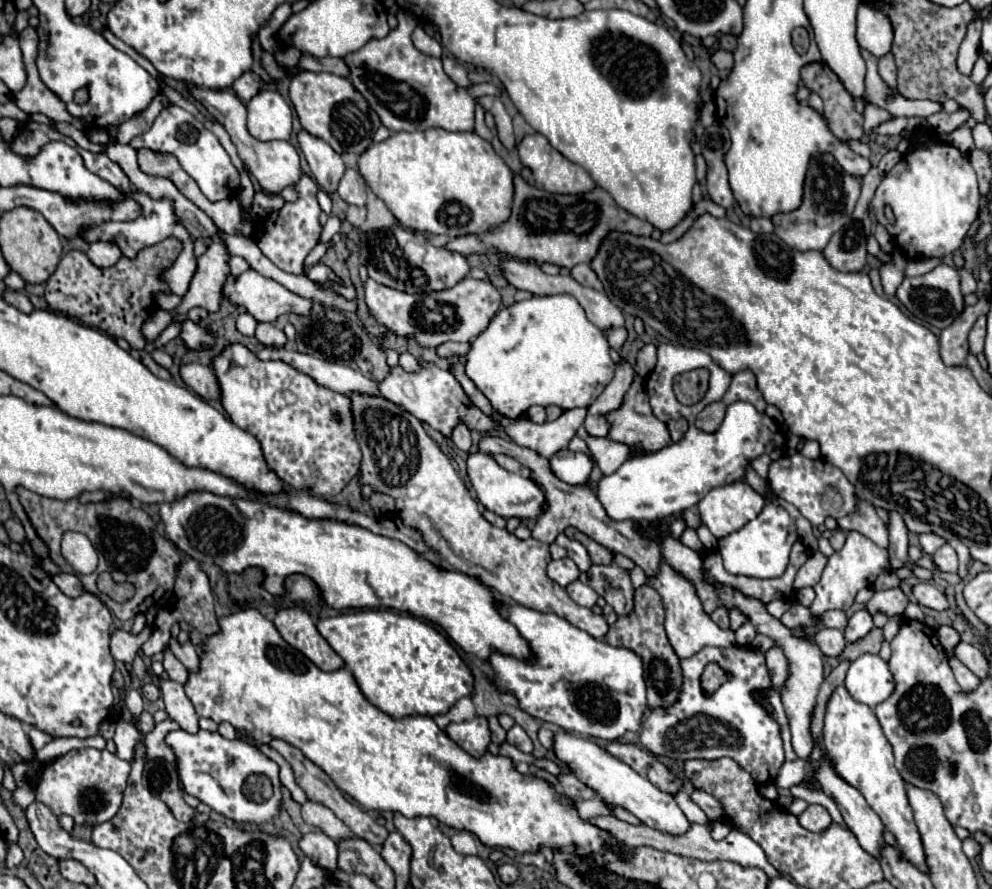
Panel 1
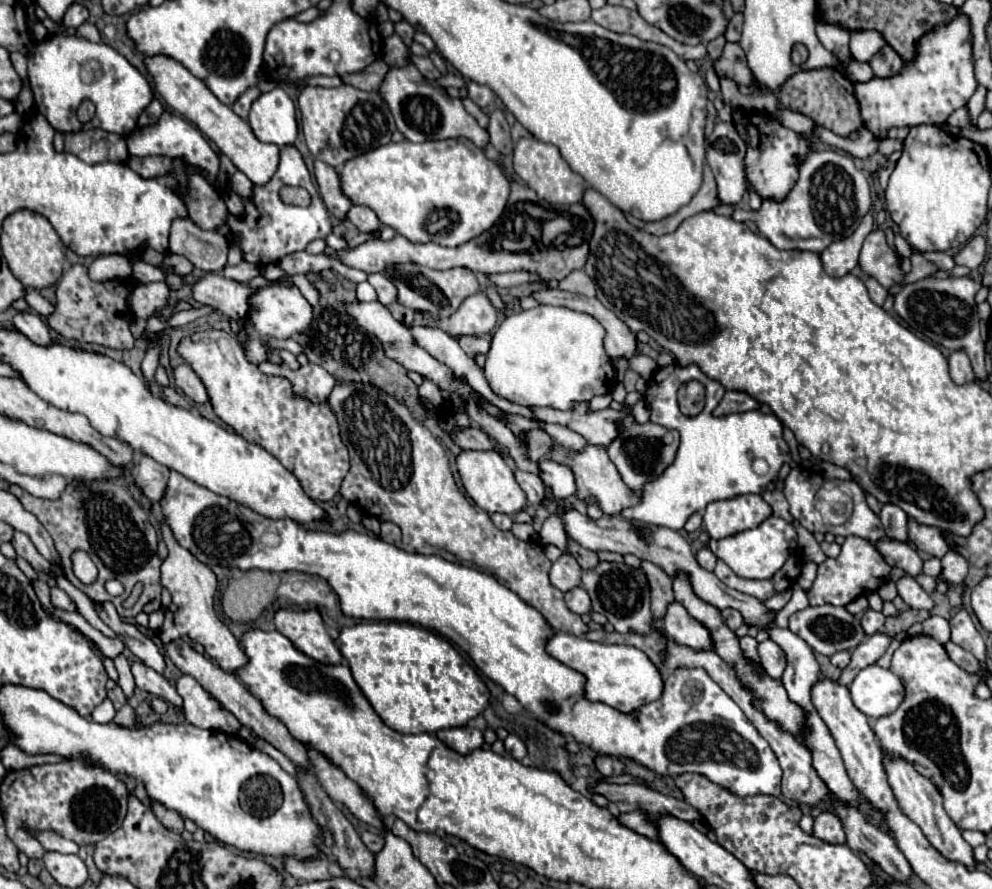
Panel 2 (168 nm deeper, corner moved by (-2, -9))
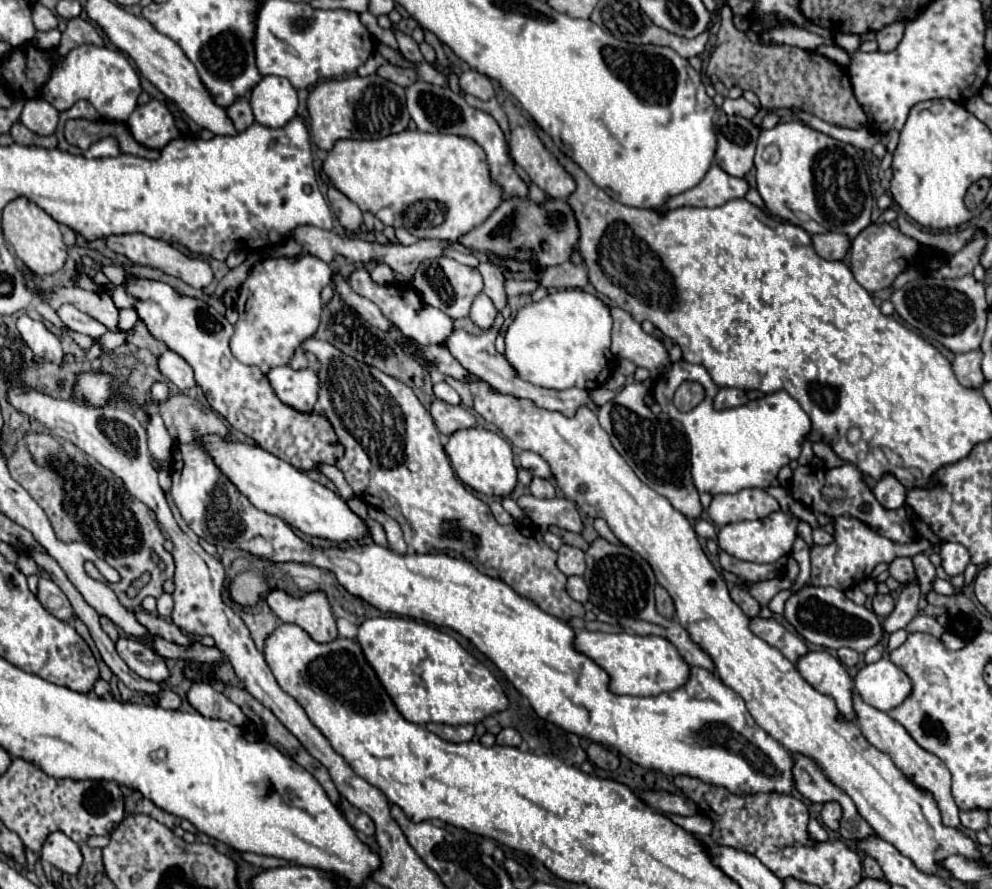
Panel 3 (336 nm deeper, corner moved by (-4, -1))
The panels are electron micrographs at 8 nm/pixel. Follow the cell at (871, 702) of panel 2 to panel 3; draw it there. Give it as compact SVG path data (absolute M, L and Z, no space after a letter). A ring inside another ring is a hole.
M890 659L864 665L856 679L856 691L874 709L890 711L898 707L912 691L908 675L898 669Z

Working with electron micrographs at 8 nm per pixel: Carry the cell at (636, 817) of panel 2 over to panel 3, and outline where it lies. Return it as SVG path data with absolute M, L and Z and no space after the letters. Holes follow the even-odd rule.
M668 815L676 825L684 827L686 831L698 835L700 839L708 839L712 831L712 821L704 815L692 815L692 817L680 817L680 815Z

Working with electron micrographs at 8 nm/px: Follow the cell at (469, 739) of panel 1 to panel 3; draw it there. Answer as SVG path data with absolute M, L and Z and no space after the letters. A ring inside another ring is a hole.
M428 723L426 725L428 731L436 733L438 737L442 737L444 741L452 741L452 743L464 743L470 741L474 737L474 725L460 725L460 727L450 727L450 725L438 725L438 723Z

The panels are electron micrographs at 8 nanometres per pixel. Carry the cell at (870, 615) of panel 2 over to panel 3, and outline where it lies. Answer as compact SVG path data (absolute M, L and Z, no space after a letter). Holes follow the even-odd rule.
M876 595L874 597L874 613L880 617L888 617L894 609L894 597L892 595Z

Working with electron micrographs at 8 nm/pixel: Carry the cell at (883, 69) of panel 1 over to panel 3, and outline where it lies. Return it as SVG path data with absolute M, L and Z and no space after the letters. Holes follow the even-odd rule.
M896 21L896 23L886 25L884 29L876 31L876 41L878 41L880 51L884 51L884 53L894 51L894 49L896 49L896 45L902 41L904 27L906 27L906 21Z

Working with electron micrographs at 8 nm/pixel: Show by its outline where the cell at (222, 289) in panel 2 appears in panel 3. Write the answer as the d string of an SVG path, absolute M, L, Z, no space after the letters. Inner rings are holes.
M126 233L126 235L116 235L116 237L106 237L104 239L106 245L114 251L114 253L120 253L120 255L126 255L132 263L140 263L140 265L148 265L148 267L154 267L154 269L160 269L168 275L174 275L182 281L186 281L188 285L196 287L196 289L204 289L210 285L212 281L212 269L206 261L202 259L190 259L186 257L184 253L180 253L176 247L168 245L166 241L160 241L160 239L154 239L154 237L148 237L144 233Z

